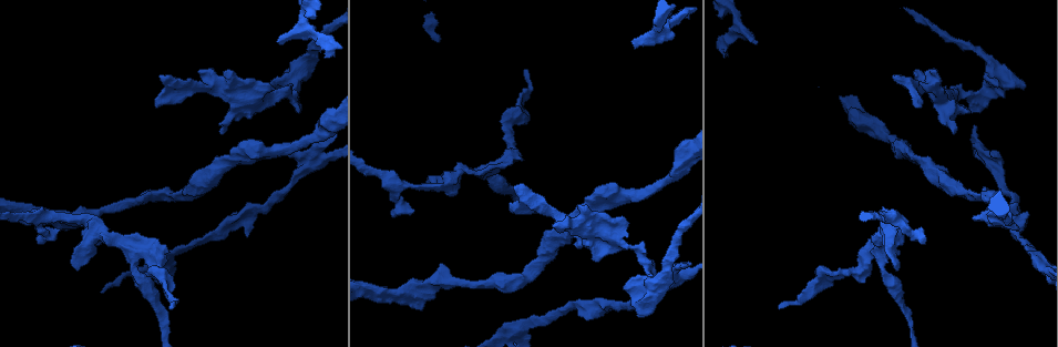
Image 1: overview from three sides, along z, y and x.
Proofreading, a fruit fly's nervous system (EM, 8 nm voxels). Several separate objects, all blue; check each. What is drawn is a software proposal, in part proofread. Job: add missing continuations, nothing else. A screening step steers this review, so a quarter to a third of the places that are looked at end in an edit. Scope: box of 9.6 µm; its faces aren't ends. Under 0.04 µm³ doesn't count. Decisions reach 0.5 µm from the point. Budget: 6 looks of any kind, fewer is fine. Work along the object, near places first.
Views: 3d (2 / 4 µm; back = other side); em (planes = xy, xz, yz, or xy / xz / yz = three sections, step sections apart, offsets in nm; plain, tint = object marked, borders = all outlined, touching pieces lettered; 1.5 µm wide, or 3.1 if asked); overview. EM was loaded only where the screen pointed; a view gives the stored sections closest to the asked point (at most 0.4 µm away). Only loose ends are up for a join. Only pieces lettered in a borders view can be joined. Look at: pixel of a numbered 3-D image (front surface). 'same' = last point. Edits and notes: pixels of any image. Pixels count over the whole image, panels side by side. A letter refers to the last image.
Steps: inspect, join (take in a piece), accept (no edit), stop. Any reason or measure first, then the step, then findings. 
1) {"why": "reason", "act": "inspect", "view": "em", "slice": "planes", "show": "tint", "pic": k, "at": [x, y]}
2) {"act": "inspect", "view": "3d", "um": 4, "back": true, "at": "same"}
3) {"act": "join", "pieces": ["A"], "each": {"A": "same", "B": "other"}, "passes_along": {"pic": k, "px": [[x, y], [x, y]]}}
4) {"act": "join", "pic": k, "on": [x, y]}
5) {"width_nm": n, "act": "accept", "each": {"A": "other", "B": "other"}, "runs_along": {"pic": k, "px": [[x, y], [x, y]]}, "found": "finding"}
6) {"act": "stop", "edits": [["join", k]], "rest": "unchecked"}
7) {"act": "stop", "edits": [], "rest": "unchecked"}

{"why": "an open end", "act": "inspect", "view": "3d", "um": 2, "pic": 1, "at": [291, 155]}

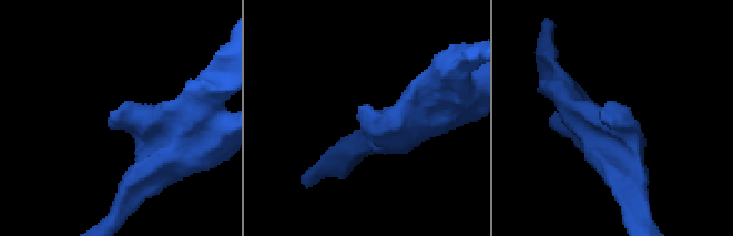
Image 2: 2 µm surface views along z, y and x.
{"act": "inspect", "view": "em", "slice": "yz", "step": 4, "show": "tint", "pic": 2, "at": [604, 112]}

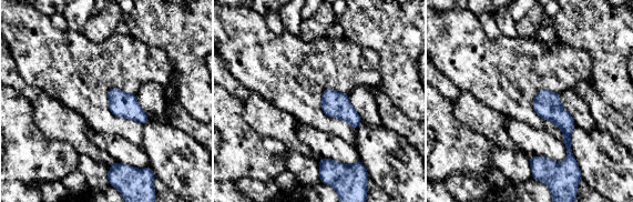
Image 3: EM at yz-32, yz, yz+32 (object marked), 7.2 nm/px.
{"why": "another direction", "act": "inspect", "view": "em", "slice": "xy", "step": 8, "show": "borders", "at": "same"}

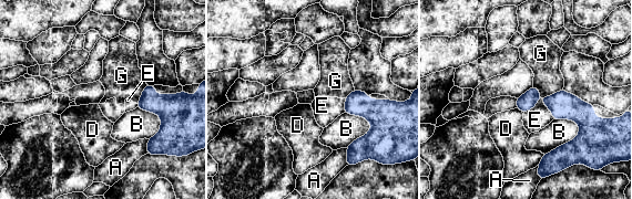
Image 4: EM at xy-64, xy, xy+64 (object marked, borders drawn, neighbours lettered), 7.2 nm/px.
{"longest_contact_nm": ["B", 340], "act": "accept", "each": {"A": "other", "B": "other", "D": "other", "E": "other", "G": "other"}, "found": "none of them fits"}

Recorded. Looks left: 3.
{"why": "an open end", "act": "inspect", "view": "em", "slice": "yz", "step": 8, "show": "tint", "pic": 1, "at": [896, 269]}

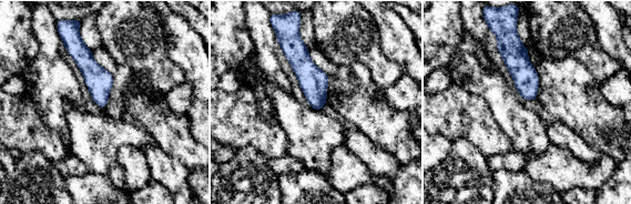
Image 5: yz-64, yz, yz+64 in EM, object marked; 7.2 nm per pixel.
{"act": "inspect", "view": "em", "slice": "planes", "show": "borders", "at": "same"}

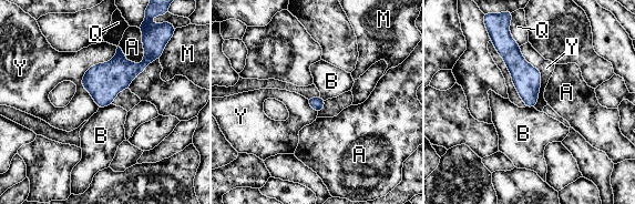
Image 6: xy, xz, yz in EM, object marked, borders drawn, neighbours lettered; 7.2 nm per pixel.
{"longest_contact_nm": ["Y", 460], "act": "accept", "each": {"A": "other", "B": "other", "M": "other", "Q": "other", "Y": "other"}, "found": "none of them fits"}

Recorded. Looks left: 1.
{"why": "branch stops here", "act": "inspect", "view": "em", "slice": "planes", "show": "borders", "pic": 1, "at": [172, 309]}

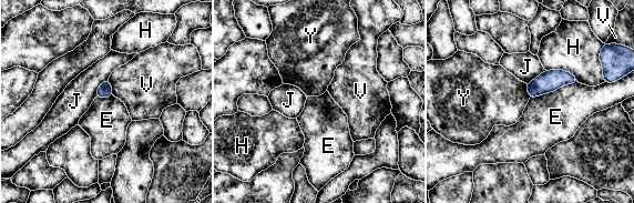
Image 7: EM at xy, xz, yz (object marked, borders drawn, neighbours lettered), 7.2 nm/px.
{"act": "accept", "each": {"E": "other", "H": "other", "J": "other", "V": "other", "Y": "other"}, "border": {"pic": 7, "px": [[578, 81], [530, 98]]}, "found": "none of them fits"}

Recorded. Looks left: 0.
{"act": "stop", "edits": [], "rest": "unchecked"}

